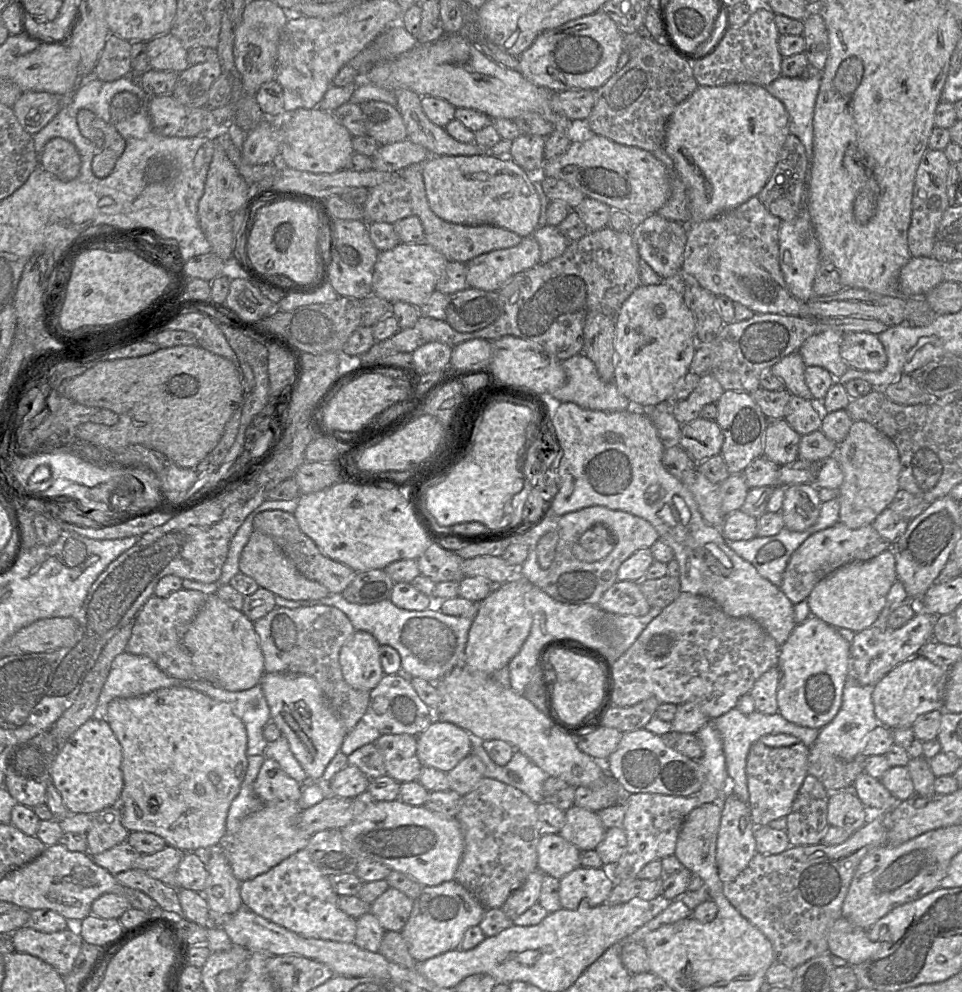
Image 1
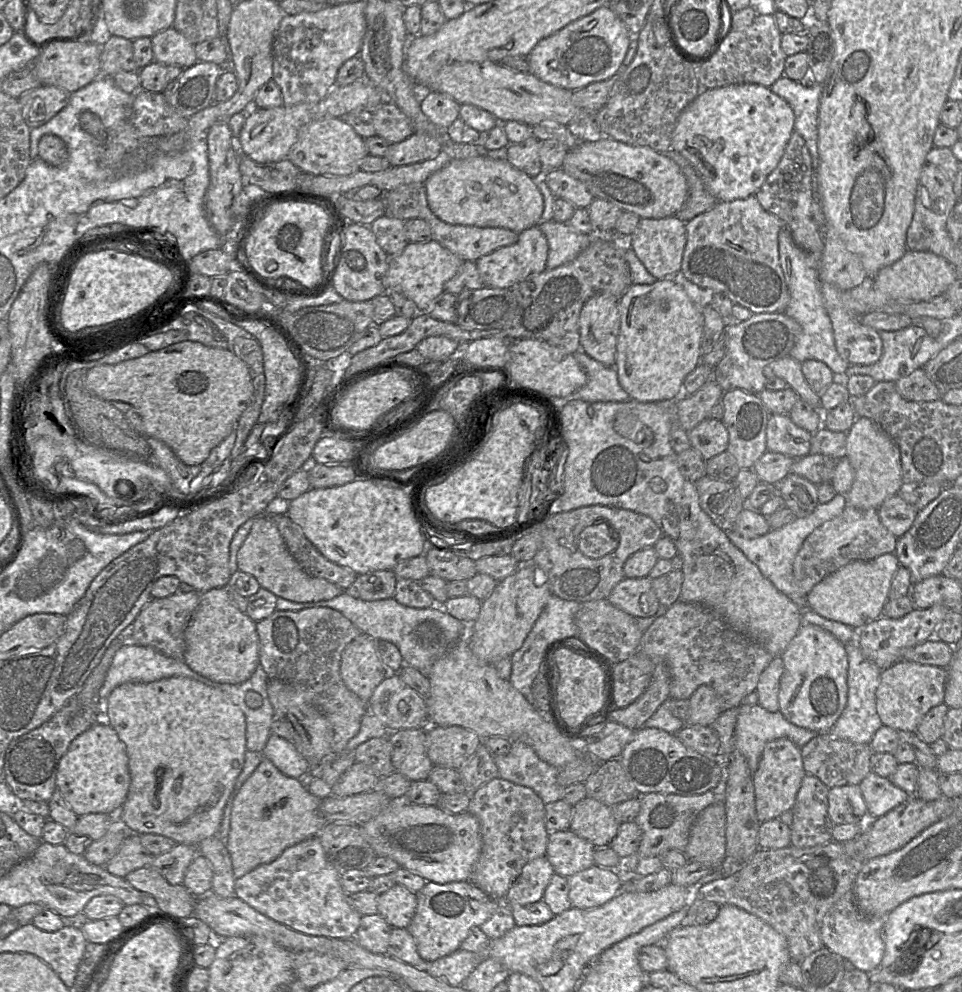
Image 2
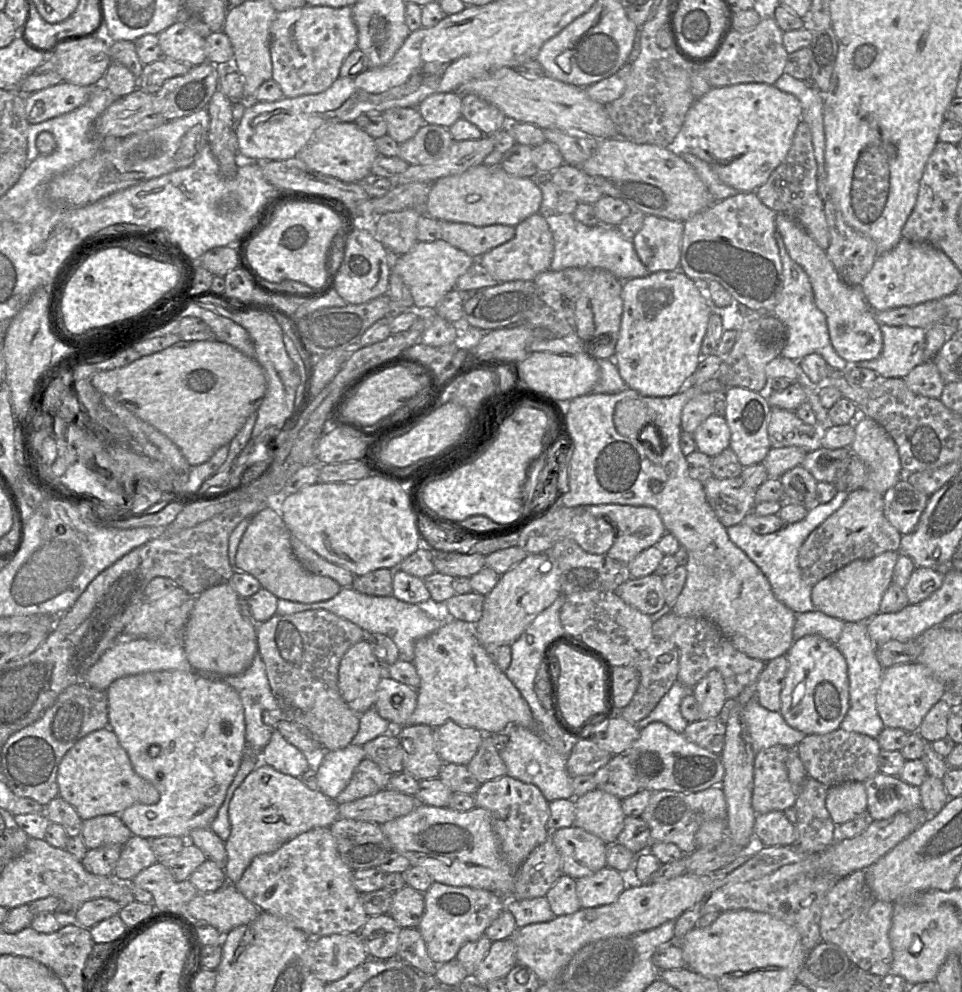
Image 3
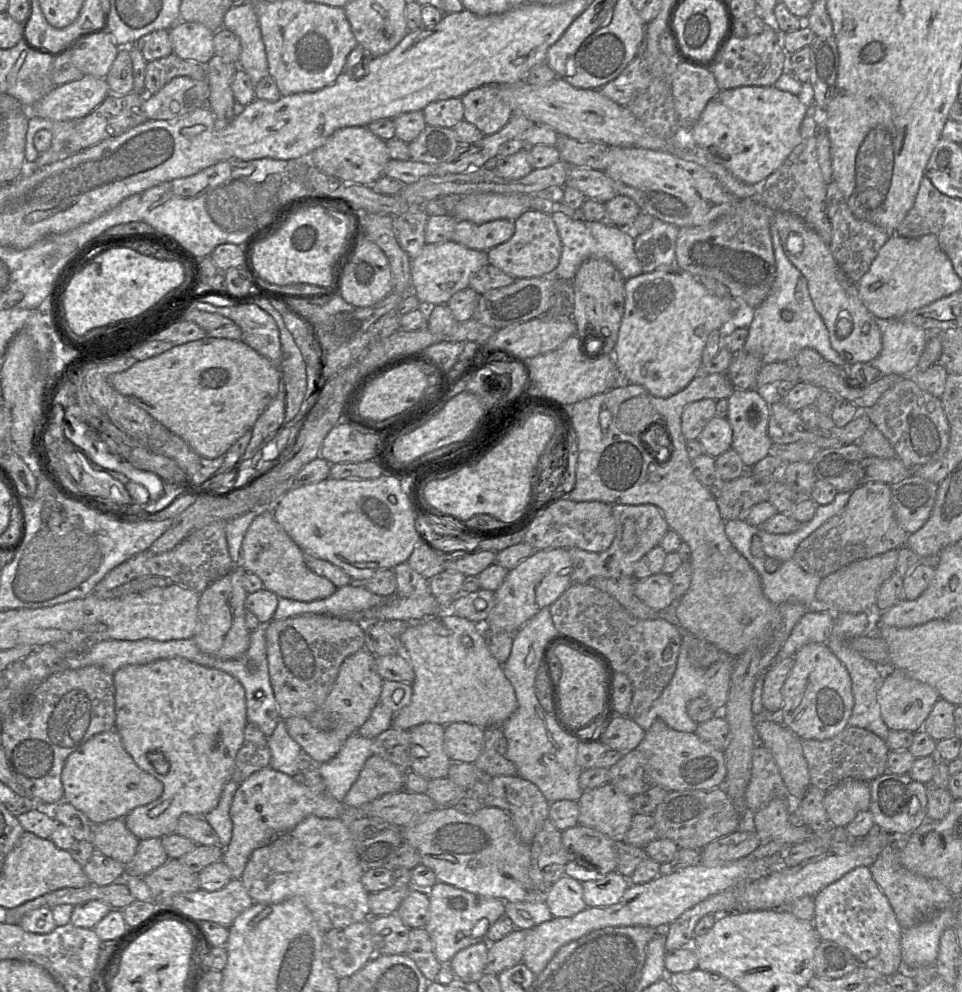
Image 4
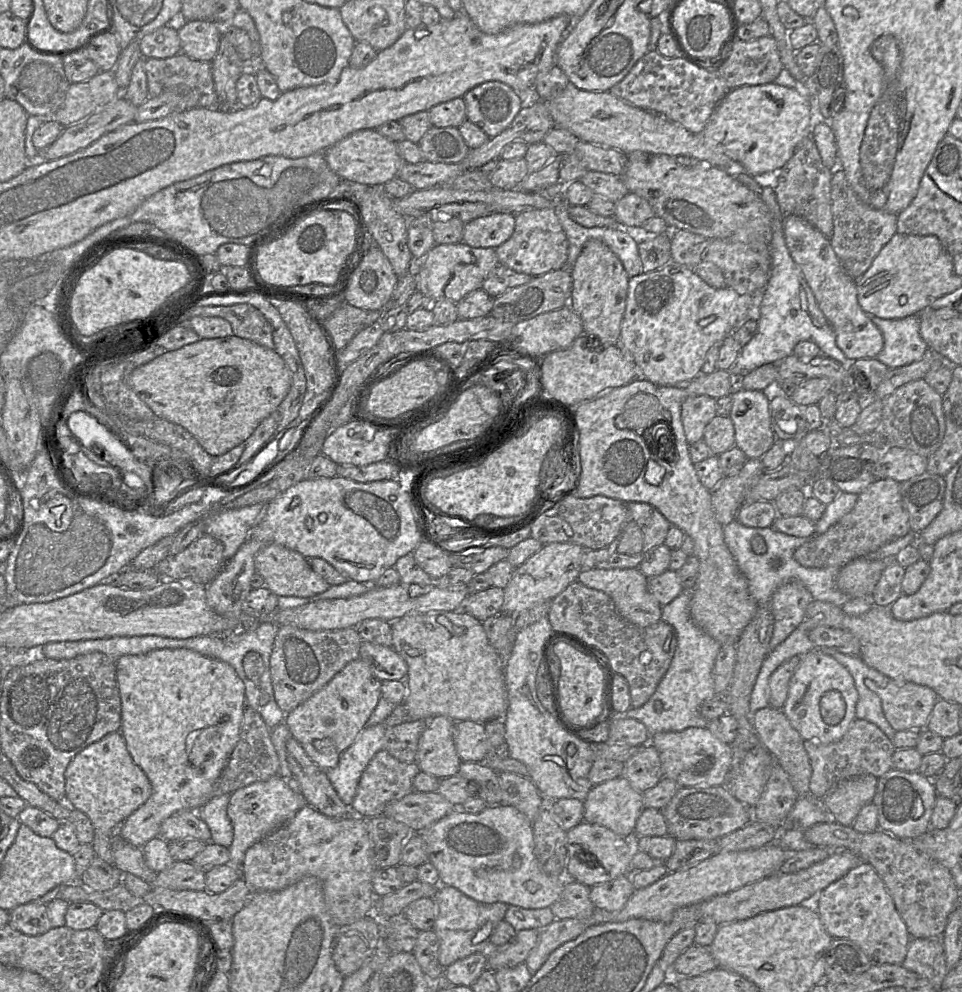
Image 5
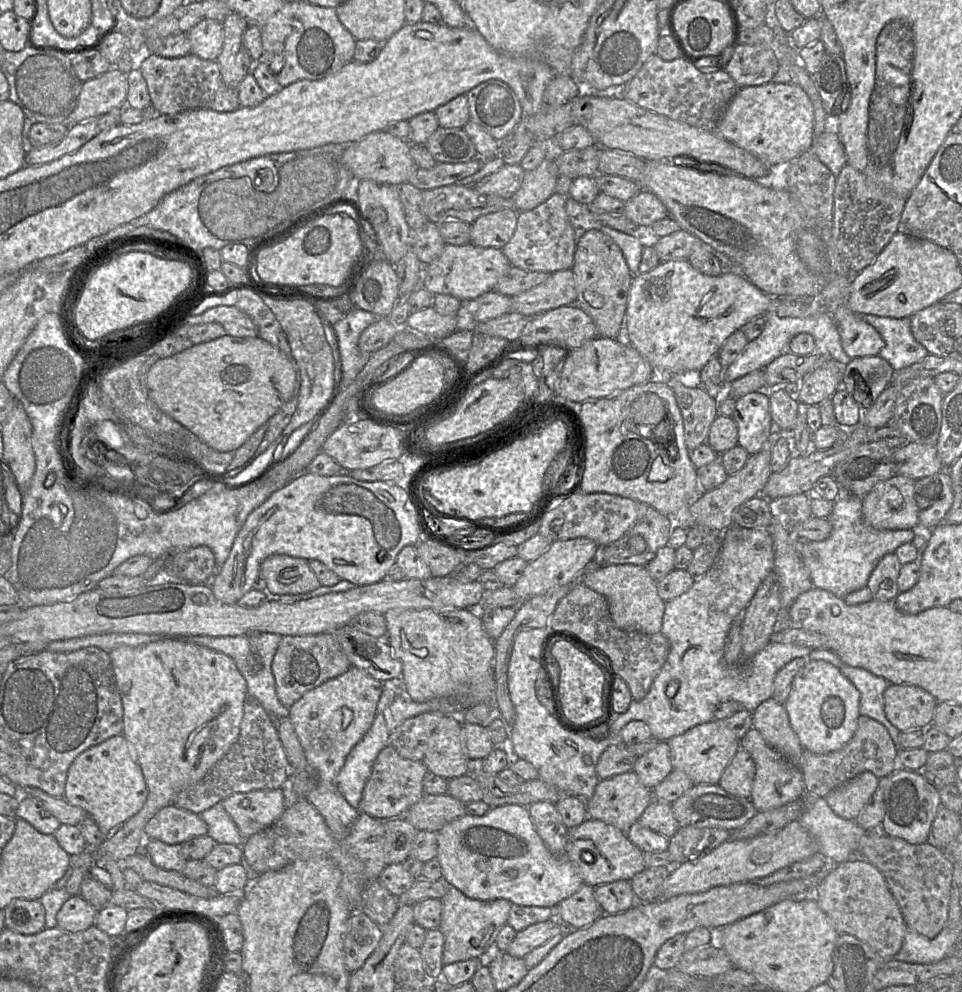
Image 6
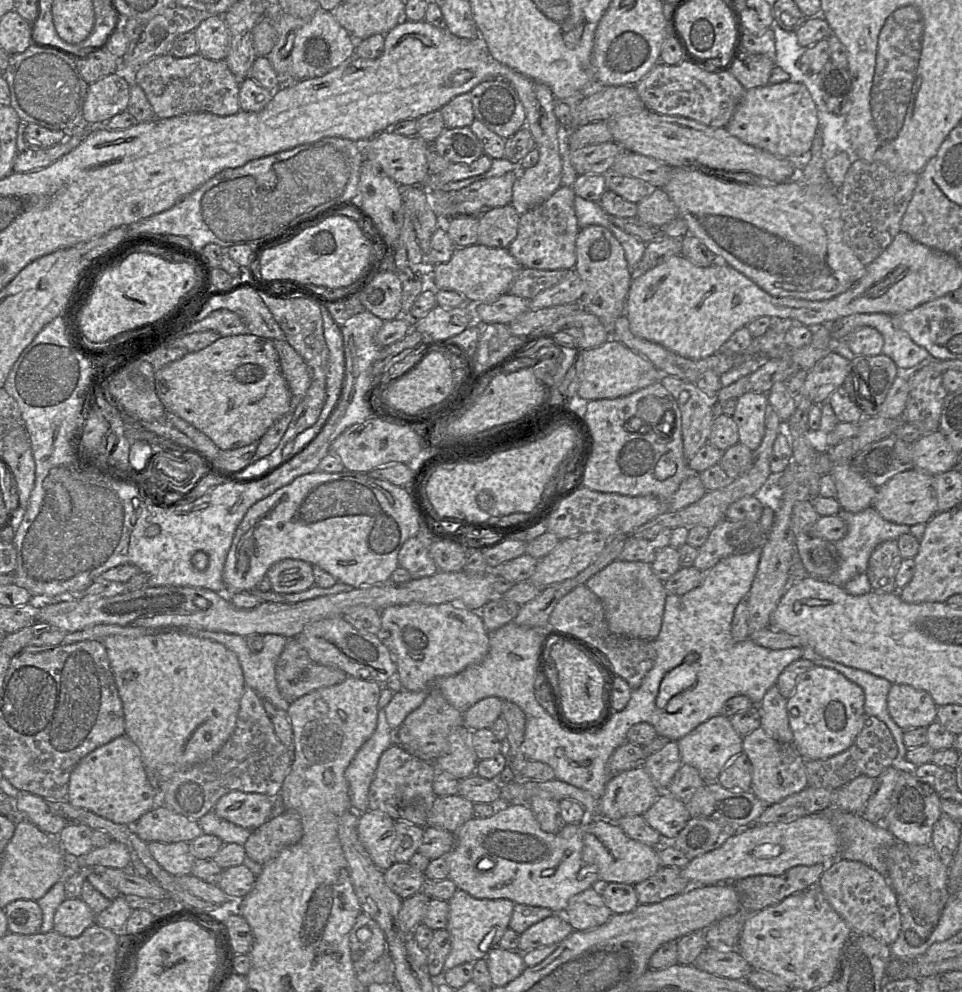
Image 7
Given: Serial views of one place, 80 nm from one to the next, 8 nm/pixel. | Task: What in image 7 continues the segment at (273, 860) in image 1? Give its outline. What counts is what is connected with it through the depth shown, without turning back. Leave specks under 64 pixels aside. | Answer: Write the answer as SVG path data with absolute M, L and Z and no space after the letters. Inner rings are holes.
M234 790L223 795L213 811L218 817L253 831L274 816L274 798Z

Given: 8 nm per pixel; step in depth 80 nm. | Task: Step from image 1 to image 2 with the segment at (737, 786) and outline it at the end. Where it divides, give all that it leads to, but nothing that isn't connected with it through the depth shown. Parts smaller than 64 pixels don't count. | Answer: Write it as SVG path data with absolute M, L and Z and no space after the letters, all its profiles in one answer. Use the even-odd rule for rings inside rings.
M758 703L754 705L740 705L734 730L734 749L738 750L744 756L753 777L763 749L769 741L788 738L797 746L802 747L817 734L812 730L792 724L780 711L769 712Z

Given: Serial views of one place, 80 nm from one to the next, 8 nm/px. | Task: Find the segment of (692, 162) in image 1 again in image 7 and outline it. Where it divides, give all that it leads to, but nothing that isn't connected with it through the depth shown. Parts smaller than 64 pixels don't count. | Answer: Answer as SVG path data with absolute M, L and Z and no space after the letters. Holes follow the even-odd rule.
M785 81L747 89L725 128L746 144L799 161L811 149L818 125L817 108L807 87L801 82Z

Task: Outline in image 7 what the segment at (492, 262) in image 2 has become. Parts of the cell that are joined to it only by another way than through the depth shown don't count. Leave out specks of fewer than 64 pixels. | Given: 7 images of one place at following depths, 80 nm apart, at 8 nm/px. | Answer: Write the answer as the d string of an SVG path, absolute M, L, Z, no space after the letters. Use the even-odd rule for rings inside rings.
M561 186L543 203L520 215L517 236L507 249L522 267L538 270L575 267L576 239L579 232L574 208L575 196L571 186Z

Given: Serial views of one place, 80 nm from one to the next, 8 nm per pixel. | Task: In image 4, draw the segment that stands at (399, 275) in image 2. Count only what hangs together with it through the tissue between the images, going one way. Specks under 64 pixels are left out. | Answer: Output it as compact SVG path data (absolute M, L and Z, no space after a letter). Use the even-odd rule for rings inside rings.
M453 240L435 244L426 243L421 252L411 260L412 292L420 302L419 307L433 308L438 304L446 304L456 292L469 287L471 275L486 264L489 264L487 251L467 248Z

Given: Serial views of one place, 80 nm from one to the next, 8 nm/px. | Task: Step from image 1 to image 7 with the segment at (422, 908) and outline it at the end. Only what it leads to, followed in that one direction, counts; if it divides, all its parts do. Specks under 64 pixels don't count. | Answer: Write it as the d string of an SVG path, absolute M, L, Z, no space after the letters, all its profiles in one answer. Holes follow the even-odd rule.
M457 889L447 901L449 917L447 931L450 934L451 950L445 960L443 972L460 964L487 957L489 951L498 946L500 939L509 928L515 903L509 899L477 899Z

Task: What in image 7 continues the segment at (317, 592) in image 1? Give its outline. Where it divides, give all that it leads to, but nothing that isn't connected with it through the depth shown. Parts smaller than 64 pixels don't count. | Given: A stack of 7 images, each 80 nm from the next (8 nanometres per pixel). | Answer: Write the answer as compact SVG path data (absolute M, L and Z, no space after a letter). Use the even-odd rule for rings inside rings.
M283 559L266 573L271 590L279 594L298 593L315 585L312 565L302 560Z

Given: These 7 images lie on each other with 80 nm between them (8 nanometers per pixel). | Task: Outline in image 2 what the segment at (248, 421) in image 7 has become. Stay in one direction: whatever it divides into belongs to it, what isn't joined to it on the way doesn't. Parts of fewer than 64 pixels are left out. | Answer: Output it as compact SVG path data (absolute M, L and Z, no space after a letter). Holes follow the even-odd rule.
M182 341L158 351L117 364L89 369L84 387L111 403L128 419L141 435L164 442L187 465L201 465L233 429L252 401L253 384L247 364L229 349L209 347L196 341Z

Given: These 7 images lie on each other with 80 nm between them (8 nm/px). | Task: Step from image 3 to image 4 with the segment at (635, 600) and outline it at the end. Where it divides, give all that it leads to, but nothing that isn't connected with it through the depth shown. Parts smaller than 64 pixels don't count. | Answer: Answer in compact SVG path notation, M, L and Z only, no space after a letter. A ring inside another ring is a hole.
M663 573L636 580L634 593L655 611L663 611L678 600L674 598L670 575Z

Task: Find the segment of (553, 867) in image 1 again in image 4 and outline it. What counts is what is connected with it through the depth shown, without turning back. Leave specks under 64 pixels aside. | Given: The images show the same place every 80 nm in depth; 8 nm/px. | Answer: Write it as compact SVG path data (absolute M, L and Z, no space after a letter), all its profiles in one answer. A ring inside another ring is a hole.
M577 824L562 831L562 842L569 854L578 857L566 863L565 875L583 883L616 871L616 842L603 833Z

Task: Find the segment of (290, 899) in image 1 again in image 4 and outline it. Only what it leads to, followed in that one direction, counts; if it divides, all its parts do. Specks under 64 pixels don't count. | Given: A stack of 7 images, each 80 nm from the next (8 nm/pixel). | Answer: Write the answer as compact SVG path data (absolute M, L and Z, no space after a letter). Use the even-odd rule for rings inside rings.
M311 815L291 830L278 835L269 844L255 849L248 859L240 880L255 903L277 904L291 897L300 897L319 928L325 933L370 919L369 892L361 881L364 872L357 859L347 819L320 818Z

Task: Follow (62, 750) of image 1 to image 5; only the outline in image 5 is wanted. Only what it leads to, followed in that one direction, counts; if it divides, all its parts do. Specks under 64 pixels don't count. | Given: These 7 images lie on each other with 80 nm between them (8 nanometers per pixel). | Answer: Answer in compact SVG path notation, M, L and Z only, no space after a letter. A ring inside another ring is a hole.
M119 731L105 735L79 753L65 770L65 802L86 814L94 828L92 846L95 855L113 864L110 838L119 825L151 796L152 786L127 750L125 740Z

